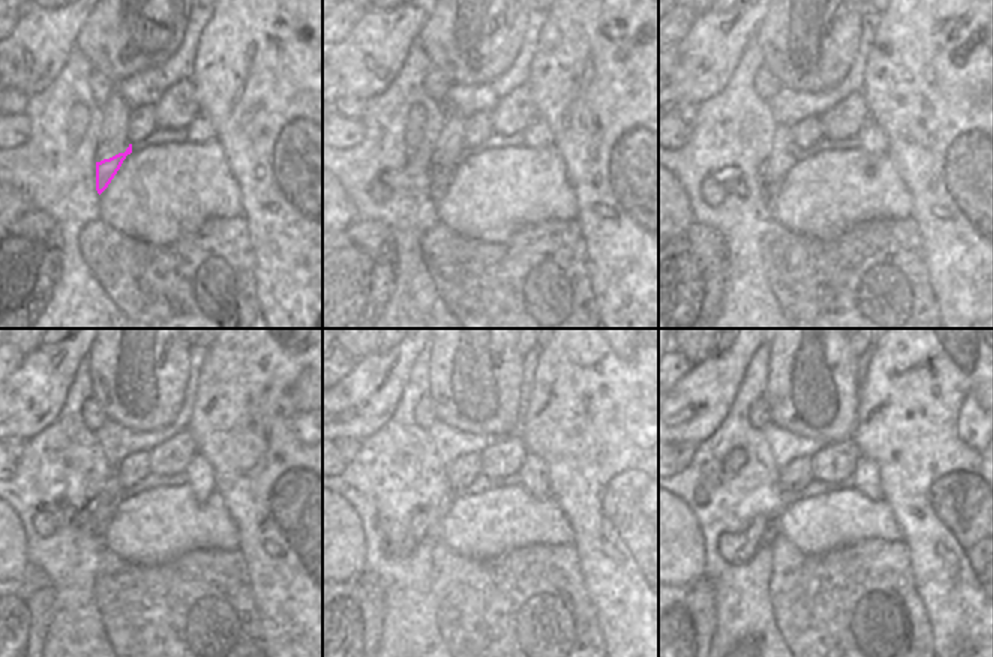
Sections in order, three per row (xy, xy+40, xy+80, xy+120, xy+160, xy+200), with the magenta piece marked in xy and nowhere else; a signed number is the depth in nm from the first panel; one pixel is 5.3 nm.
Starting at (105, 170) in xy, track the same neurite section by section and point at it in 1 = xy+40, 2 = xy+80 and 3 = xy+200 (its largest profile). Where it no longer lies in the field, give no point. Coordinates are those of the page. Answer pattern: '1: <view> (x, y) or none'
1: xy+40 (441, 177)
2: xy+80 (771, 189)
3: xy+200 (762, 542)

